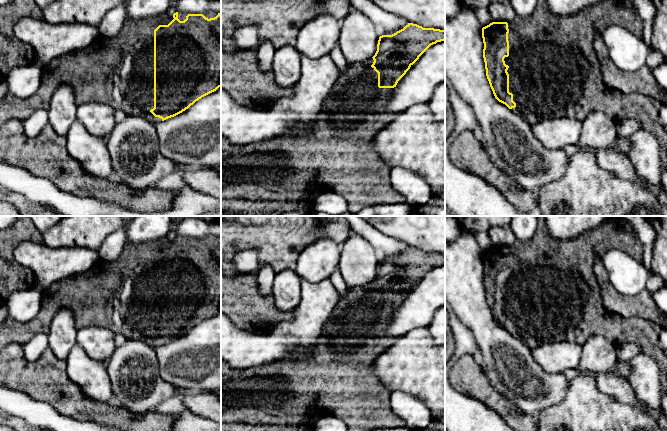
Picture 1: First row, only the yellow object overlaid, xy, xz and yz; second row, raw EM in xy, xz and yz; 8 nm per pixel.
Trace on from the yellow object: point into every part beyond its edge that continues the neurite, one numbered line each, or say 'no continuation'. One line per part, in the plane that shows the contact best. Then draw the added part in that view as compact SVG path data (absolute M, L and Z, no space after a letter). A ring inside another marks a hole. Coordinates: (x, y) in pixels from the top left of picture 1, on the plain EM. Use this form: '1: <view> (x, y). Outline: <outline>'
1: xy (119, 295). Outline: M167 238L128 242L115 261L99 260L88 271L52 284L42 293L41 307L34 319L18 322L8 317L0 324L0 350L13 343L24 345L39 333L48 334L52 319L61 308L72 311L77 330L104 327L125 339L144 341L153 348L162 345L150 336L154 332L154 254L173 243L173 239Z

